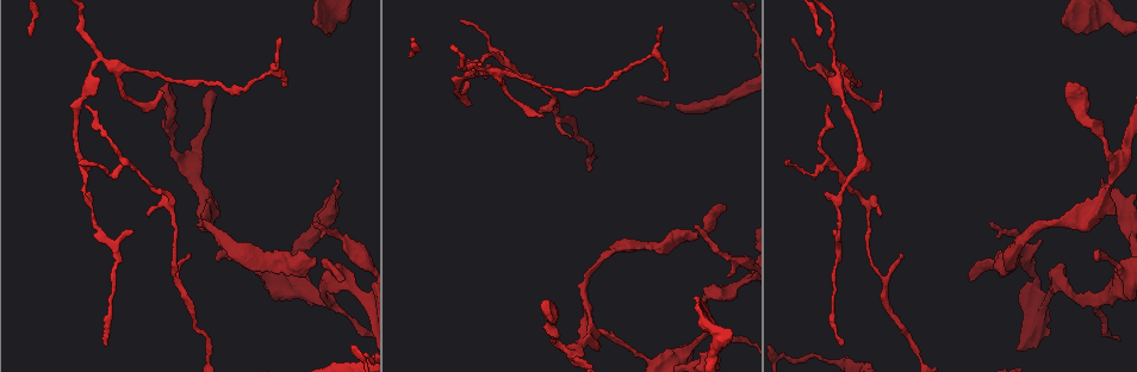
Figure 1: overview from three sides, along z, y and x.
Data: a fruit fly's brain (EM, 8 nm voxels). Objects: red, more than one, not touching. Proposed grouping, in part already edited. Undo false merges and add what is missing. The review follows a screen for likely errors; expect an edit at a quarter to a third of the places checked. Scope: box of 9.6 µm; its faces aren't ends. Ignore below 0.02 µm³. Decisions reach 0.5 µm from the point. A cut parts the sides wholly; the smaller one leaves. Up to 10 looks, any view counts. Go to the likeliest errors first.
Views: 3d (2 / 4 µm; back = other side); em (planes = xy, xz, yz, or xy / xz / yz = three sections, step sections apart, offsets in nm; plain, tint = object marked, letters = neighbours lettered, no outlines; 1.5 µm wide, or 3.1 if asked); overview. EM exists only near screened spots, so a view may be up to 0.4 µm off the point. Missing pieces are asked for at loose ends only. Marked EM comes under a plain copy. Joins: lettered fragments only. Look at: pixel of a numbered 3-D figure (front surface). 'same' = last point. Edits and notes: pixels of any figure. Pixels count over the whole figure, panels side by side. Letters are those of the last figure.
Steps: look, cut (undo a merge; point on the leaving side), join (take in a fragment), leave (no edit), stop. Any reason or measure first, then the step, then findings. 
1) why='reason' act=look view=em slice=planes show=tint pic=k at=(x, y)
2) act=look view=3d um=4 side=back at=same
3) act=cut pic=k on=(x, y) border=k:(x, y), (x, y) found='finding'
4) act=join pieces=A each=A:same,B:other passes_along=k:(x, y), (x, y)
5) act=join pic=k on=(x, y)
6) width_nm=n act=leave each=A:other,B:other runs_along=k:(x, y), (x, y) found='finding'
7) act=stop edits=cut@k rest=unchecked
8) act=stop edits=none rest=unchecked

why='free end' act=look view=3d um=2 pic=1 at=(339, 180)

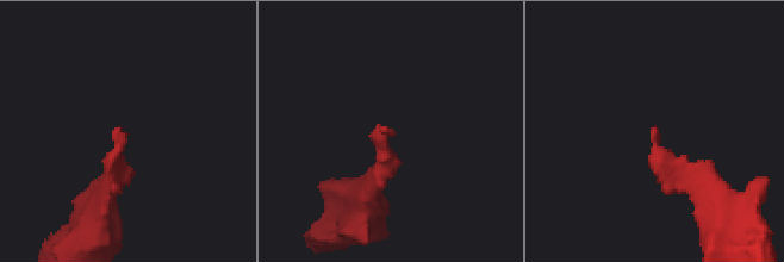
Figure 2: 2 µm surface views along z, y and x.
act=look view=em slice=xy step=4 show=letters pic=2 at=(652, 129)

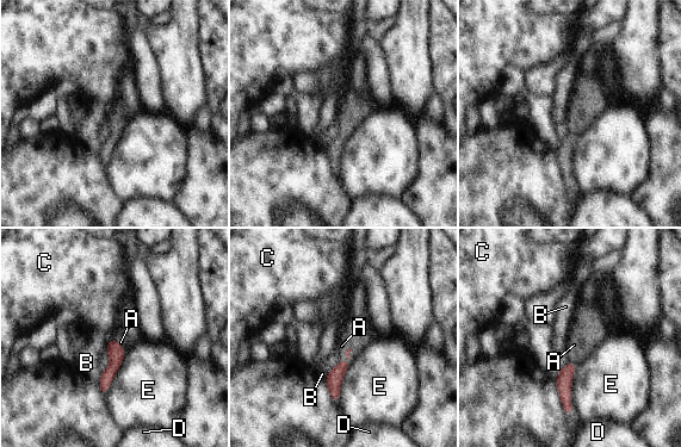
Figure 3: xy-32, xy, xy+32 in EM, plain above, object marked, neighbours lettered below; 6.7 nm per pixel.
act=join pieces=A each=A:same,B:other,C:other,D:other,E:other passes_along=3:(334, 378), (345, 361), (341, 346) found='the neuron continues'

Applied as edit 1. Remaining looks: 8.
why='redraw' act=look view=overview

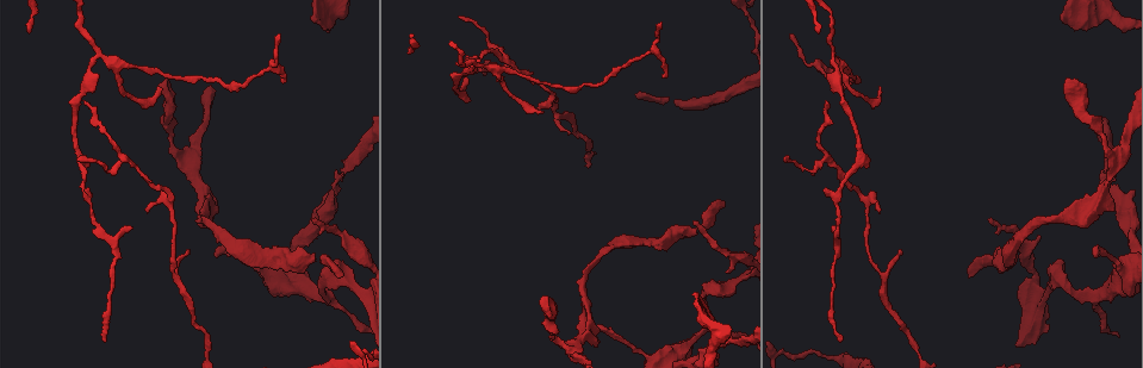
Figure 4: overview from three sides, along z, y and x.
why='branch point' act=look view=3d um=2 side=back pic=4 at=(499, 70)

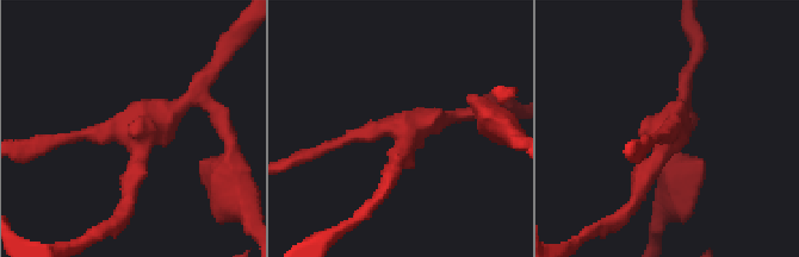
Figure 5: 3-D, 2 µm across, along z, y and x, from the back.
arms=3 act=look view=em slice=xy step=4 show=tint pic=5 at=(666, 131)

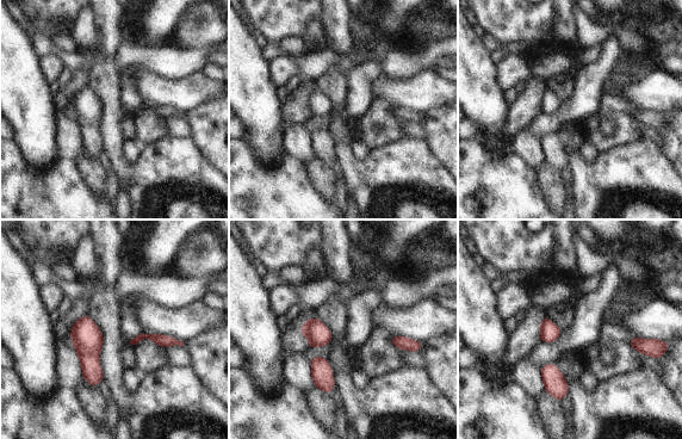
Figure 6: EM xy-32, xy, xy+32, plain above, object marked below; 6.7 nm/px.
why='another direction' act=look view=em slice=planes show=letters at=same

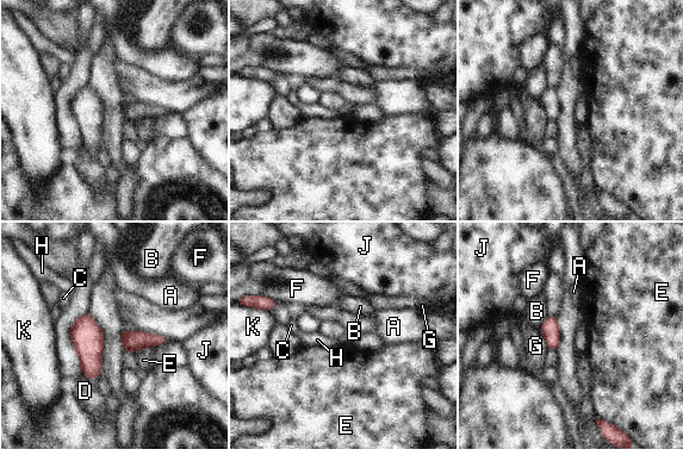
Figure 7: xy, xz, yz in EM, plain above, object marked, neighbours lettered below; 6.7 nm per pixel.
act=leave each=A:other,B:other,C:other,D:other,E:other,F:other,G:other,H:other,J:other,K:other border=7:(539, 328), (548, 348) found='continuous, no second neuron'

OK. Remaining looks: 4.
why='abrupt turn' act=look view=em slice=planes show=tint pic=4 at=(264, 269)

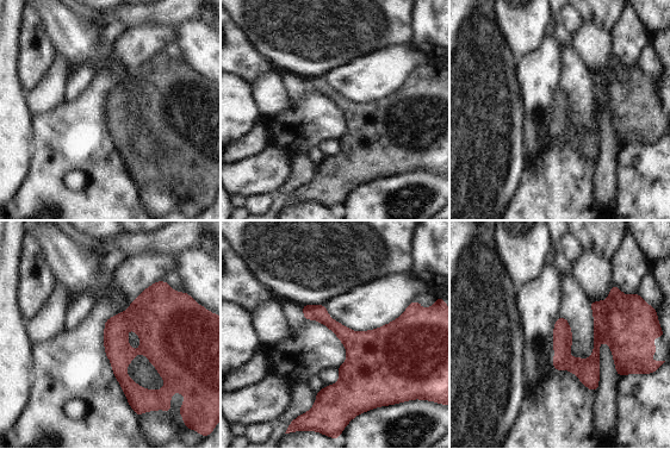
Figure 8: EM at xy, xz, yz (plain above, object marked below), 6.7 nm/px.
why='see the neighbours' act=look view=em slice=planes show=letters at=same

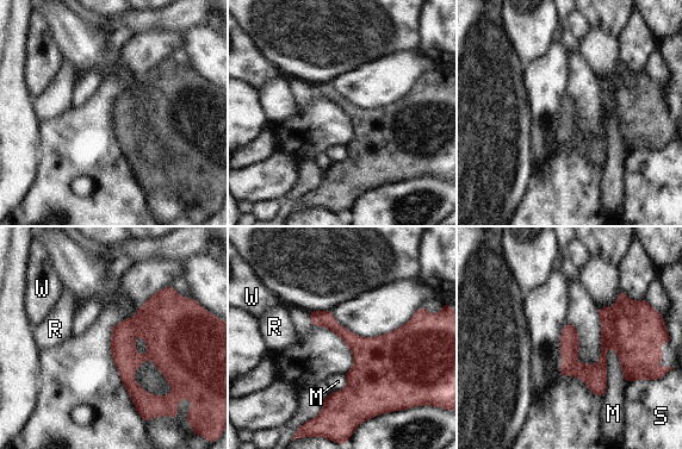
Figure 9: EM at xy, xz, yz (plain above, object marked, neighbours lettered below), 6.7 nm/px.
act=leave each=M:other,R:other,S:other,W:other found='all the same neuron'

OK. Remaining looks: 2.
why='thin end' act=look view=em slice=planes show=letters pic=4 at=(661, 21)

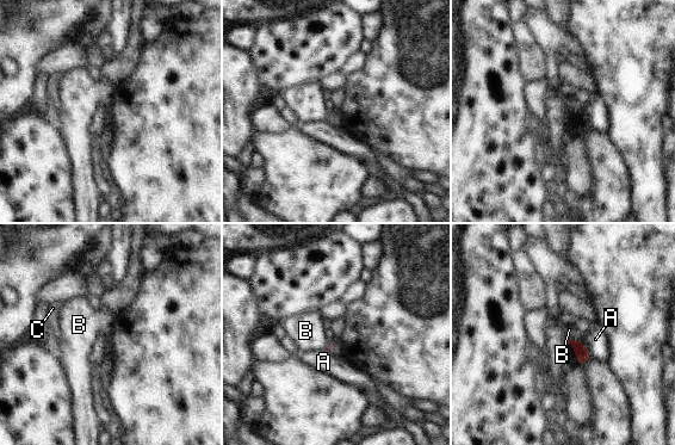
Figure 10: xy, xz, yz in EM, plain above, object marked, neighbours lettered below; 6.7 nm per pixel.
longest_contact=B:90nm act=leave each=A:other,B:other,C:other border=10:(568, 338), (580, 340) found='no lettered fragment goes on from it'

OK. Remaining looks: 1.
act=stop edits=join@3 rest=unchecked

